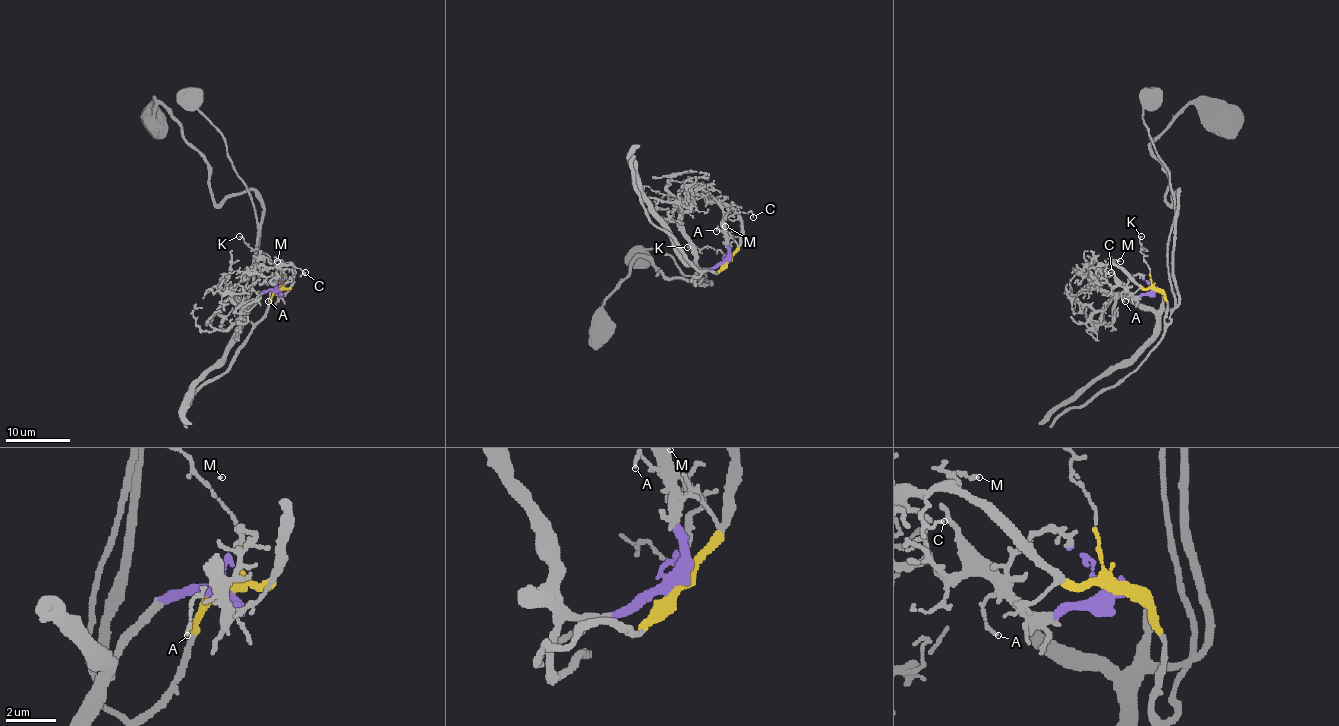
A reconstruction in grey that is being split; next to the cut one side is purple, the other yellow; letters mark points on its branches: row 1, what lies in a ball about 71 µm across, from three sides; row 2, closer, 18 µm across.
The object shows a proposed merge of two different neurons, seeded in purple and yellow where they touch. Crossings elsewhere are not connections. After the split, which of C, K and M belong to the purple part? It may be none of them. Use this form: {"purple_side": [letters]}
{"purple_side": []}

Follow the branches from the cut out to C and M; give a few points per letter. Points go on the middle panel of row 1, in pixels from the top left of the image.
C: (726, 262), (739, 244), (740, 213), (750, 211), (753, 216)
M: (726, 262), (739, 244), (740, 221), (726, 218), (726, 226)

